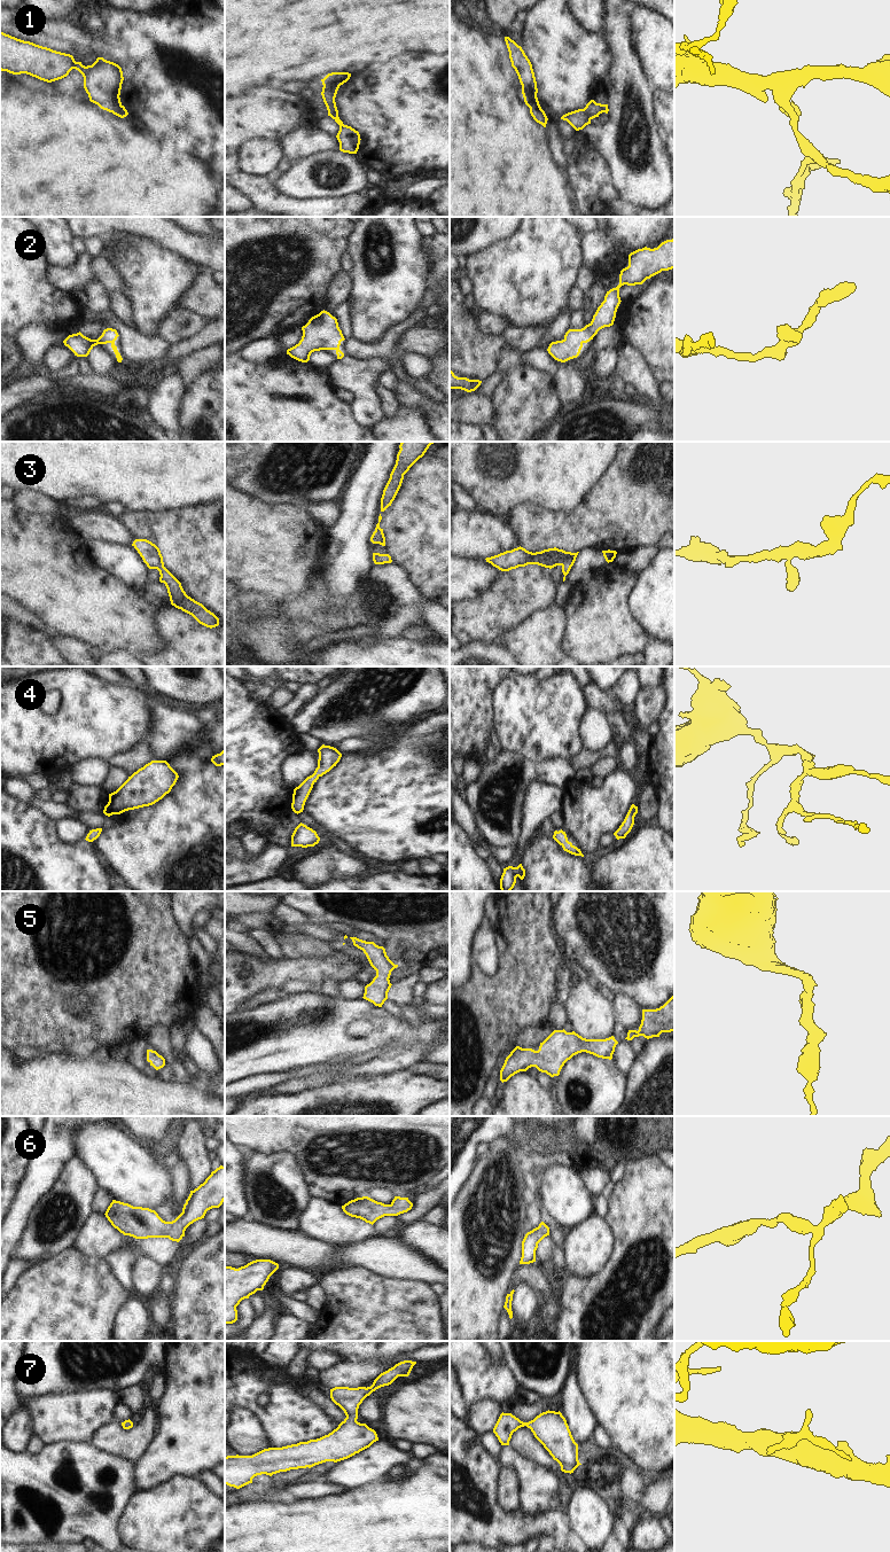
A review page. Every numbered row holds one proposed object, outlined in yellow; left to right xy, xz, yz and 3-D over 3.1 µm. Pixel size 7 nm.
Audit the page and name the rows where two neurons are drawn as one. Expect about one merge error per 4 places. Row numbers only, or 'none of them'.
1

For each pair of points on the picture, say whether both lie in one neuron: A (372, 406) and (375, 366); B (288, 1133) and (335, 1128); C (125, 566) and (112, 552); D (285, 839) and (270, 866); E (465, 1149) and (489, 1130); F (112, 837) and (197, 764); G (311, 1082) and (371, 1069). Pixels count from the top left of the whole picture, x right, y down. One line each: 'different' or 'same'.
A: same
B: same
C: same
D: different
E: same
F: same
G: same

